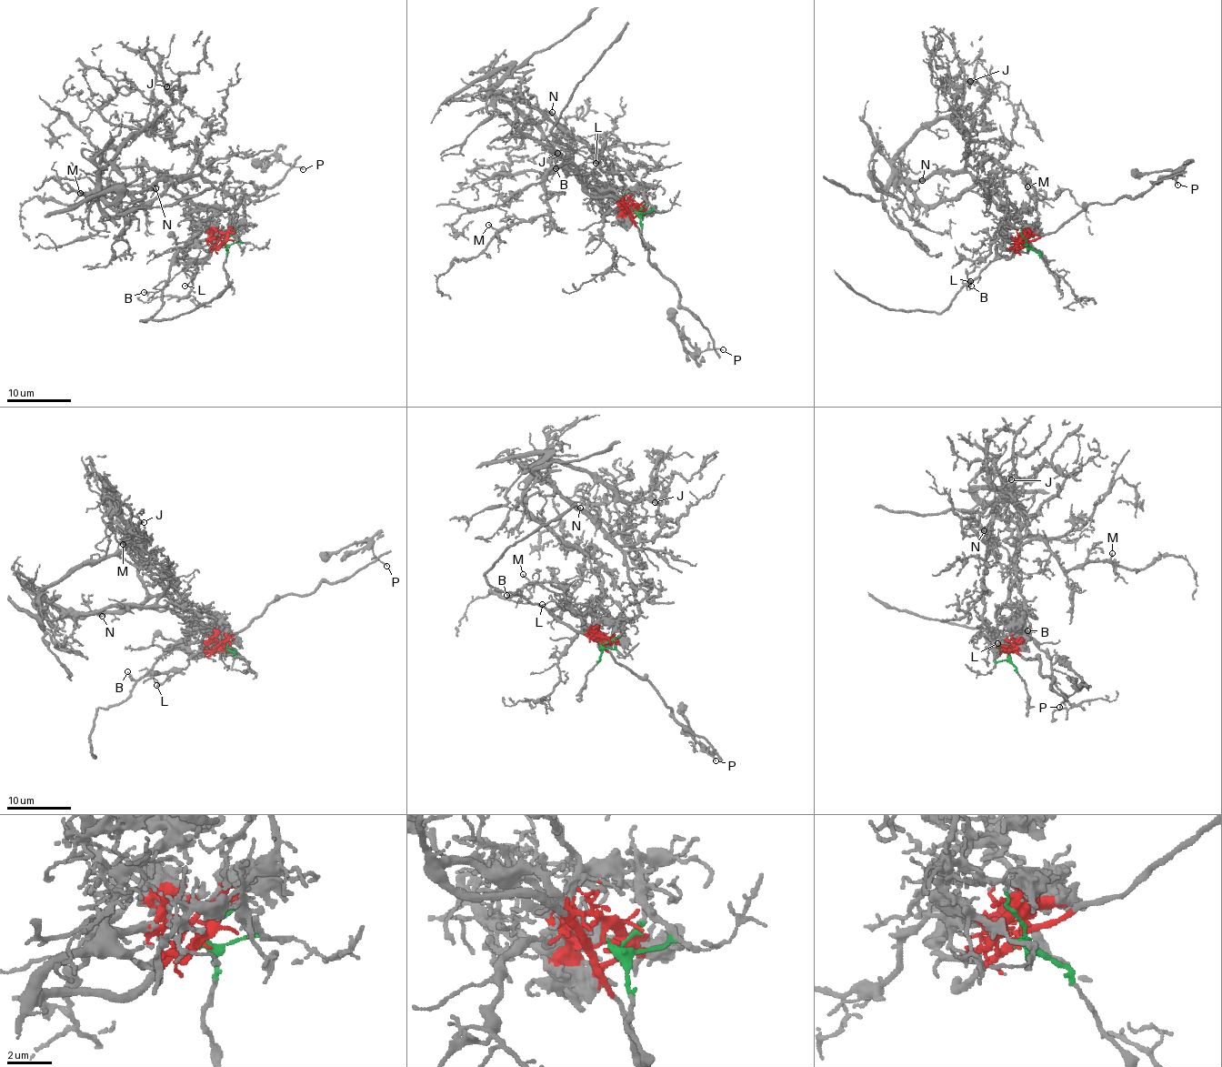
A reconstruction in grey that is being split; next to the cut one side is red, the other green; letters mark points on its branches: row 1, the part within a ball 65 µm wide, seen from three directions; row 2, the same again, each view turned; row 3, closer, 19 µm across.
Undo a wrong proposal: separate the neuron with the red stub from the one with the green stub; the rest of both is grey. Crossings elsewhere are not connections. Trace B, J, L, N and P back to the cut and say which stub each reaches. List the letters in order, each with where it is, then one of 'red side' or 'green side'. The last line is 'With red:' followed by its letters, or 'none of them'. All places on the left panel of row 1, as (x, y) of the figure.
B: at (144, 292); red side
J: at (166, 86); green side
L: at (185, 286); red side
N: at (155, 188); green side
P: at (303, 169); red side
With red: B, L, P

